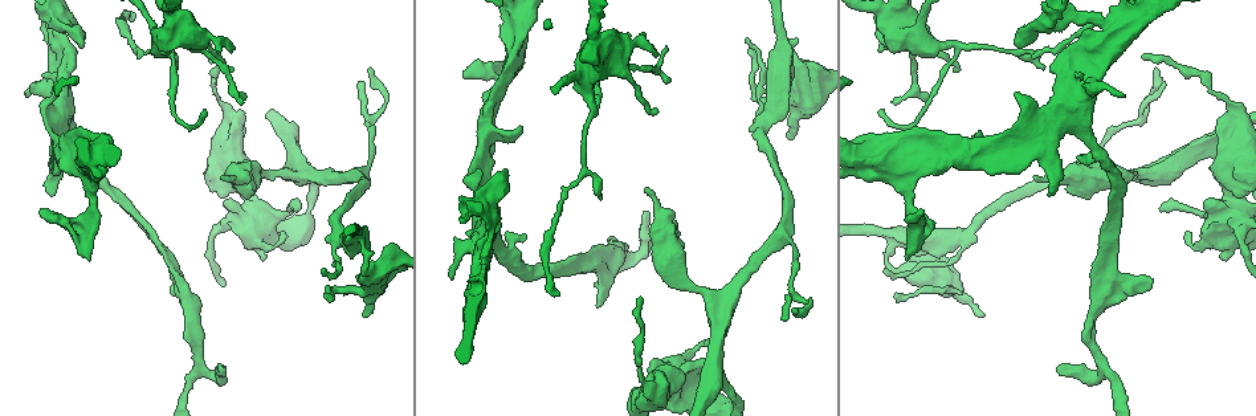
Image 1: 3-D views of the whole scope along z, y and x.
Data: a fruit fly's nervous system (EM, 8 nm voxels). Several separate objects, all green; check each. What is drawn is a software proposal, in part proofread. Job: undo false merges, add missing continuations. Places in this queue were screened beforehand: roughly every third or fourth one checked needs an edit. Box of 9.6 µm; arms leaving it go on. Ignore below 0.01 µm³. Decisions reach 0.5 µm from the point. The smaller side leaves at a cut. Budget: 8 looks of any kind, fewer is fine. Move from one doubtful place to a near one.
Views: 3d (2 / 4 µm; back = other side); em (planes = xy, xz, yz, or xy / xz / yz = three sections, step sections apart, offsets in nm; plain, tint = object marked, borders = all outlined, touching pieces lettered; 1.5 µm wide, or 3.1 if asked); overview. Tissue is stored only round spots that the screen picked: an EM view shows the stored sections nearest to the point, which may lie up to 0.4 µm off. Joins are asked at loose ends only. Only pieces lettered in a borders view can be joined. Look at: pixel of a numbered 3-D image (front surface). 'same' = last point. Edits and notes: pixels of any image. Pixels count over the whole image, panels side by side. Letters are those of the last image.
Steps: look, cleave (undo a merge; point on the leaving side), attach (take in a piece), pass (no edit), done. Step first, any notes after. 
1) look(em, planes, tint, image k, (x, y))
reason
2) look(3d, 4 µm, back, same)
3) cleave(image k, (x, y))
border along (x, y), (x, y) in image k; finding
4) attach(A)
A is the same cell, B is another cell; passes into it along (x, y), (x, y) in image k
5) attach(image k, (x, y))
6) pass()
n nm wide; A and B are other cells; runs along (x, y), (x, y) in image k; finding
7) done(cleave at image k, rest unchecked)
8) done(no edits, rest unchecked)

look(3d, 2 µm, image 1, (134, 12))
end of a long branch

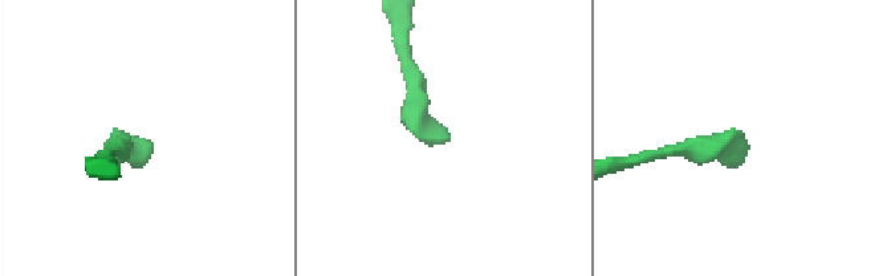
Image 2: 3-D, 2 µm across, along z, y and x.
look(em, planes, tint, image 2, (148, 139))

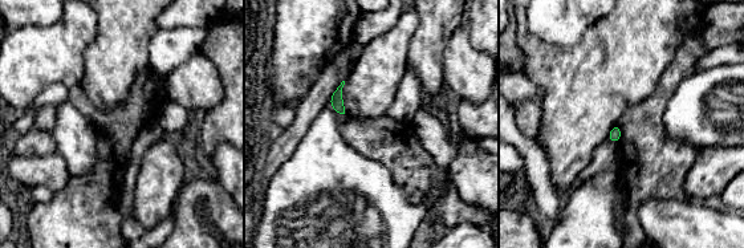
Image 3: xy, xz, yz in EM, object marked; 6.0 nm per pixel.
look(em, planes, borders, same)
what lies round it

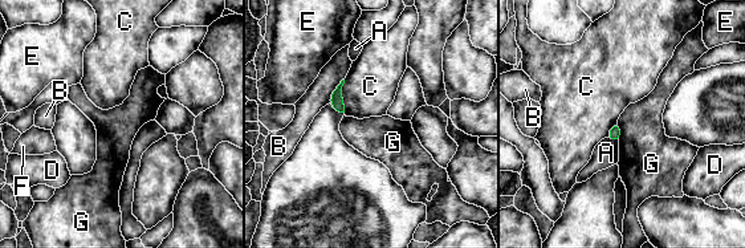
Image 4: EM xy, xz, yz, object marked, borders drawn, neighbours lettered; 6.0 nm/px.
pass()
A, B, C, D, E, F and G are other cells; border along (343, 80), (342, 104), (346, 116) in image 4; no lettered piece goes on from it

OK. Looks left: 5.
look(3d, 4 µm, image 1, (467, 182))
thick turns thin

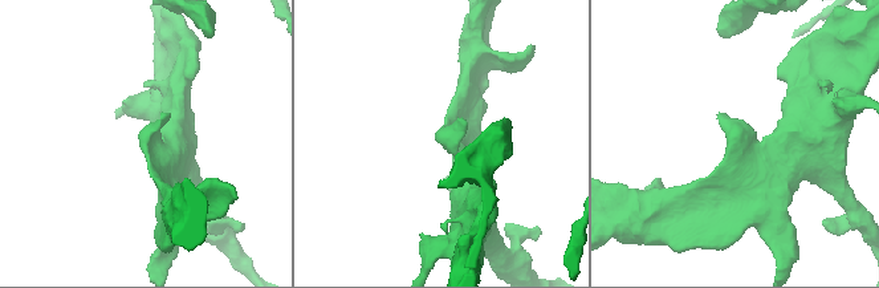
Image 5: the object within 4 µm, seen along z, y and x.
look(em, xy, step 4, tint, image 5, (444, 140))

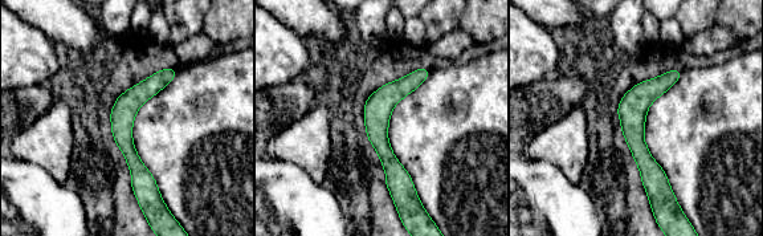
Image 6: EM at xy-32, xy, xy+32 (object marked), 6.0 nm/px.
look(em, xy, step 4, borders, same)
see the neighbours

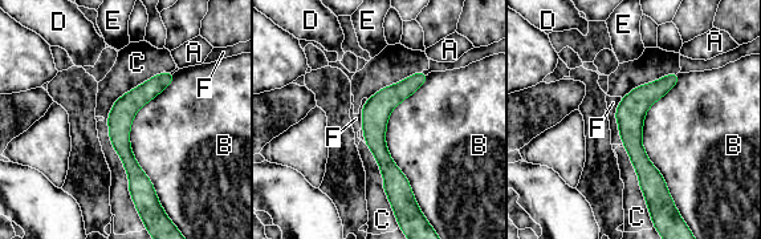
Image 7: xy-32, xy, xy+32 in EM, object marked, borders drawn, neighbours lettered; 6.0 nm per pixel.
pass()
A, B, C, D, E and F are other cells; border along (174, 73), (130, 129), (162, 209) in image 7; one neuron here

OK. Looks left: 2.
done(no edits, rest unchecked)

